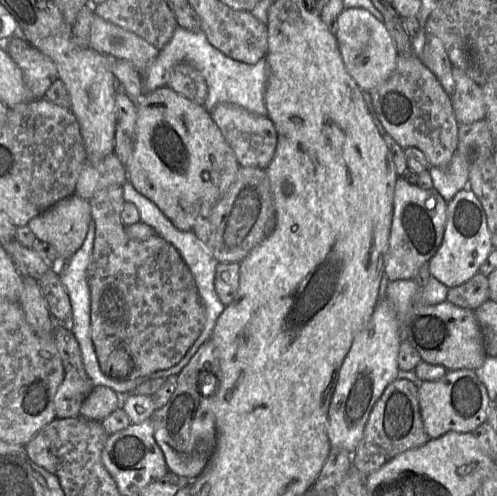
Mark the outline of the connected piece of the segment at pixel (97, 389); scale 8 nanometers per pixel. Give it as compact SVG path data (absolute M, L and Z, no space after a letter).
M95 386L83 401L78 416L101 422L116 409L123 398L105 386Z

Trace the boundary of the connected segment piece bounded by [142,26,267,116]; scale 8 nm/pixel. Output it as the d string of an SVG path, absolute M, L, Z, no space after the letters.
M177 26L171 40L158 52L156 59L142 76L144 92L167 86L174 67L182 62L195 67L204 77L207 86L205 108L210 111L218 104L234 104L254 114L267 116L264 94L267 83L265 60L247 64L234 60L212 46L200 29L191 31Z

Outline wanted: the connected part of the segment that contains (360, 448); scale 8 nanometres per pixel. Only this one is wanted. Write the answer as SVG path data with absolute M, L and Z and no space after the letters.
M395 379L374 404L363 435L352 455L352 467L367 477L396 455L424 445L429 437L424 429L418 401L418 387L407 379Z

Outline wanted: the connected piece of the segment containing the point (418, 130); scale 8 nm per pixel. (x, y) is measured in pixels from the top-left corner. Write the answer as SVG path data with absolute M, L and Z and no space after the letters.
M398 52L395 70L382 84L371 90L372 105L387 133L404 149L420 149L433 167L447 167L458 145L459 123L455 117L450 95L433 72L414 53Z

